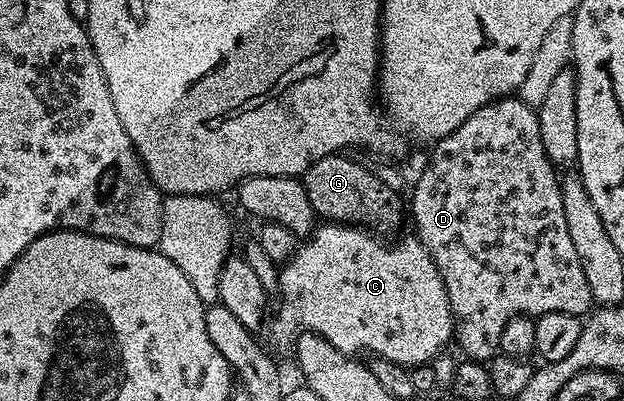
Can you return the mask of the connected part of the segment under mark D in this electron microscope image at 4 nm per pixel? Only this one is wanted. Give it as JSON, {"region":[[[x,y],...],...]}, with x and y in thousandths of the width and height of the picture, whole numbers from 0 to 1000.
{"region":[[[819,237],[814,242],[800,242],[796,252],[792,252],[785,262],[769,267],[769,277],[763,277],[748,302],[737,307],[737,317],[731,317],[731,327],[724,327],[716,342],[708,344],[694,364],[696,384],[689,392],[689,404],[683,411],[683,424],[670,441],[670,454],[663,461],[663,504],[655,504],[654,521],[663,529],[663,561],[667,574],[667,589],[670,599],[679,606],[679,616],[692,636],[692,646],[699,656],[699,666],[705,676],[705,686],[712,696],[712,716],[718,726],[718,756],[724,766],[724,786],[731,803],[731,860],[742,870],[745,888],[755,900],[769,900],[774,905],[784,903],[787,893],[800,878],[798,858],[801,855],[801,833],[808,825],[811,808],[821,798],[822,791],[853,791],[864,793],[875,781],[885,776],[904,776],[905,781],[923,781],[928,786],[938,783],[938,771],[949,761],[949,743],[946,736],[946,718],[942,716],[942,696],[936,696],[936,666],[929,666],[929,646],[923,646],[923,616],[917,616],[917,596],[910,586],[910,554],[904,546],[904,506],[901,504],[901,466],[897,459],[896,434],[891,429],[891,414],[888,414],[878,397],[878,387],[872,377],[872,354],[865,349],[865,307],[862,304],[861,279],[851,264],[841,262],[835,247],[835,239]]]}

